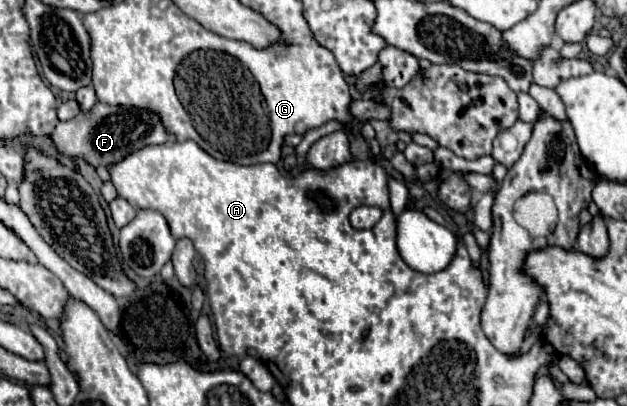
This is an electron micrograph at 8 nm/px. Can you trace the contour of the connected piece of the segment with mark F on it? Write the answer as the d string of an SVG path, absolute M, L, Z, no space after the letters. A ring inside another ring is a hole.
M96 103L90 111L78 113L78 117L58 123L54 133L52 133L54 145L60 153L68 157L78 157L84 155L84 159L92 165L112 165L122 161L128 153L142 149L144 145L162 145L172 141L170 133L166 133L166 127L162 125L158 113L148 111L148 109L138 109L138 107L112 107L106 103Z

